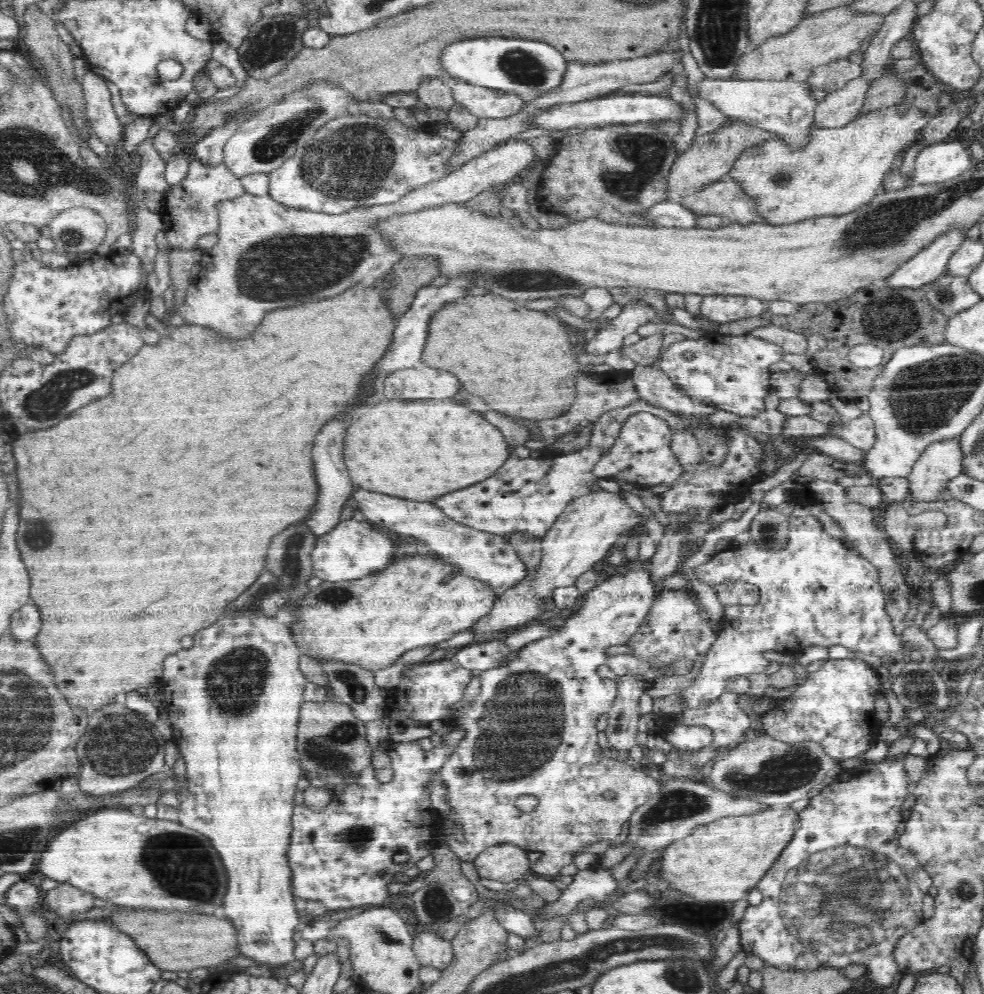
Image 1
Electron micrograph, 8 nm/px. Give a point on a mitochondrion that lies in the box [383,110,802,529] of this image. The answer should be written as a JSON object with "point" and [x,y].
{"point":[641,156]}

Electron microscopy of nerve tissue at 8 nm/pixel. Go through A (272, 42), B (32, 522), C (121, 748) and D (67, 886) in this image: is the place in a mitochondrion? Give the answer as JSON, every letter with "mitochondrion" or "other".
{"A":"mitochondrion","B":"mitochondrion","C":"mitochondrion","D":"other"}

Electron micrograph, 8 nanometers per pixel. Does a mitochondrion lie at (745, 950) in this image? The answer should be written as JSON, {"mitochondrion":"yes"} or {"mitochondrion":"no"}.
{"mitochondrion":"no"}

